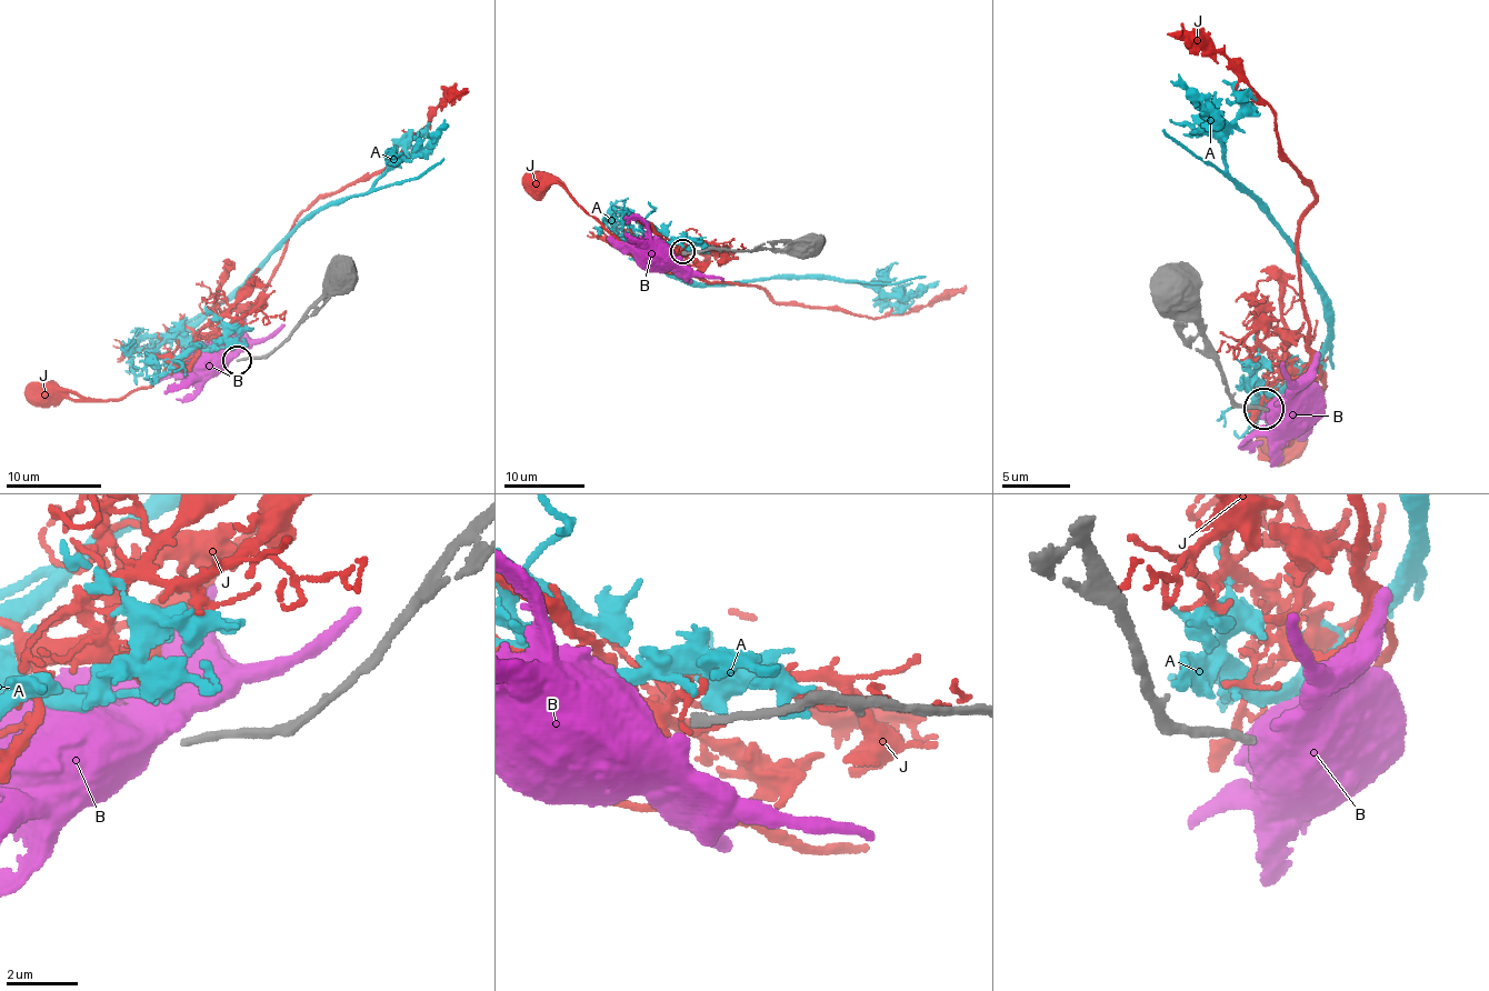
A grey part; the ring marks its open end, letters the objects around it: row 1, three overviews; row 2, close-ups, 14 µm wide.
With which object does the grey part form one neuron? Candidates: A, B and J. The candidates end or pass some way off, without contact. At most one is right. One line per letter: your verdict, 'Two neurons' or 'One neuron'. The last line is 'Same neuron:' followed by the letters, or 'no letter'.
A: One neuron
B: Two neurons
J: Two neurons
Same neuron: A

